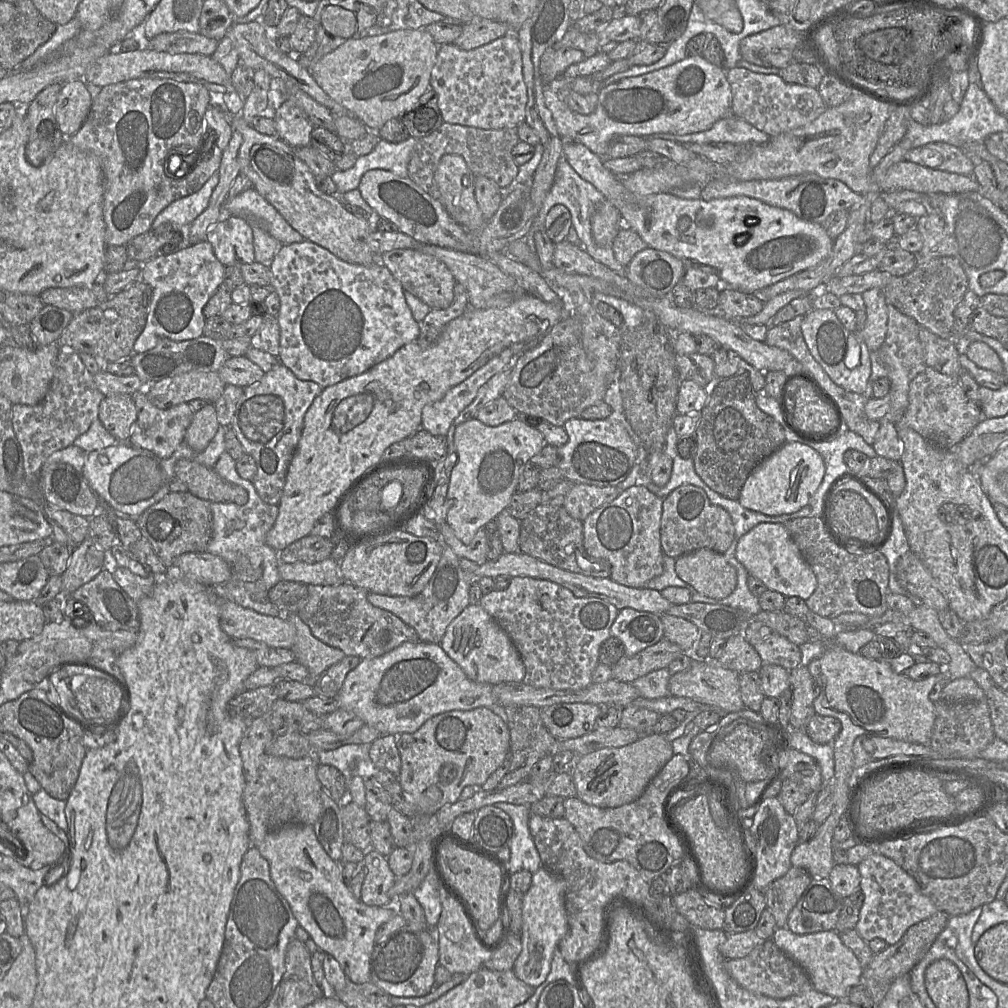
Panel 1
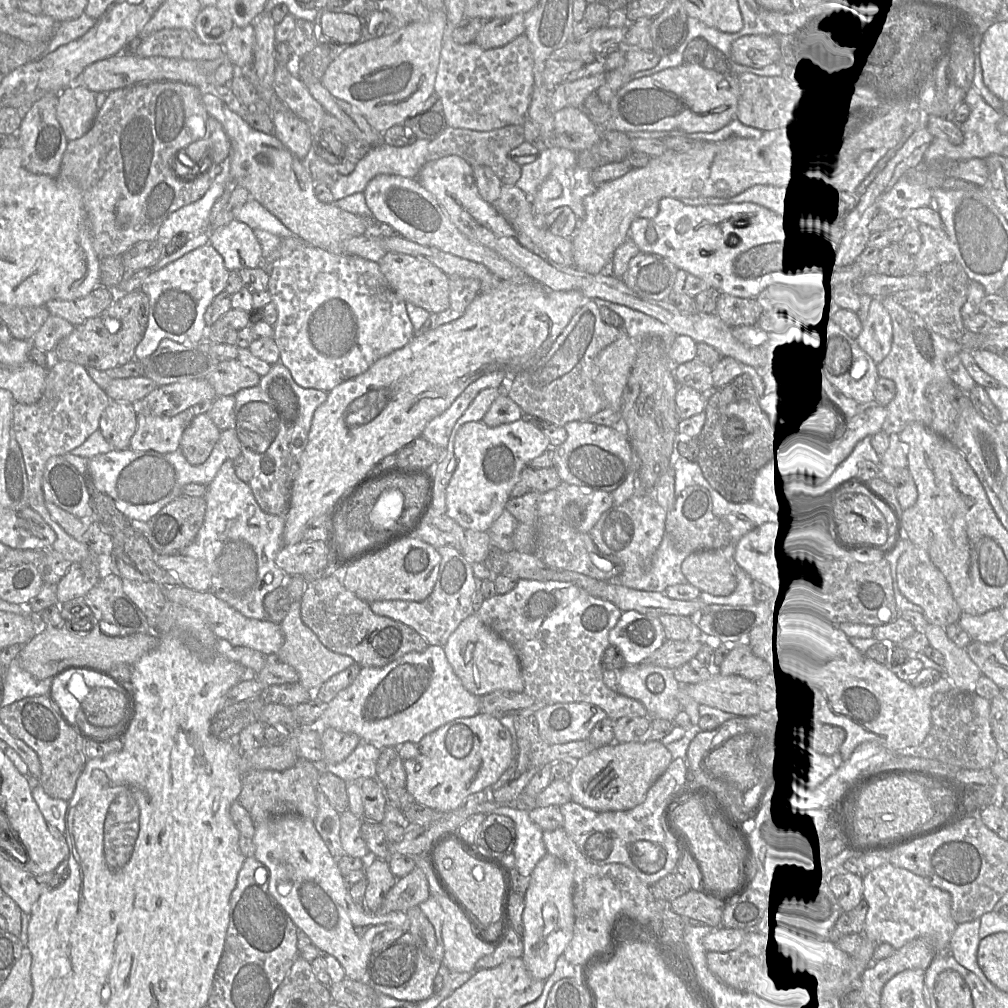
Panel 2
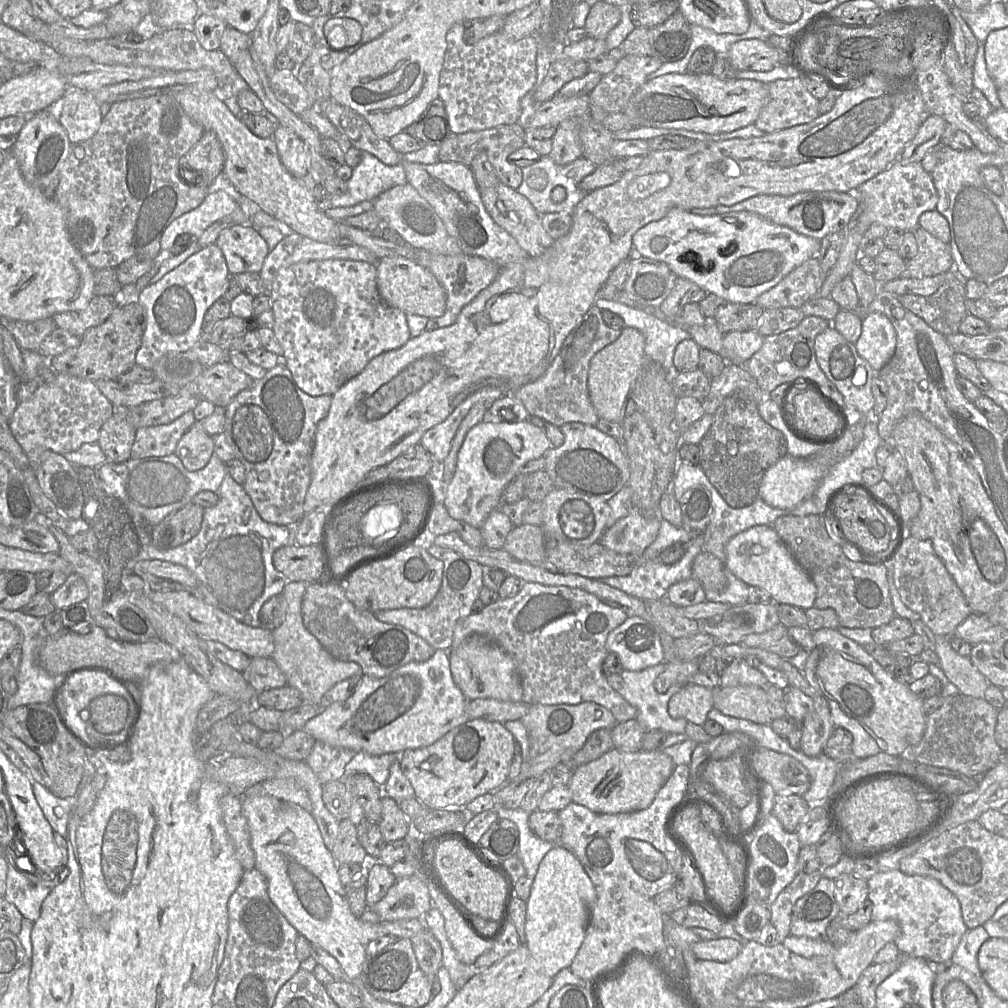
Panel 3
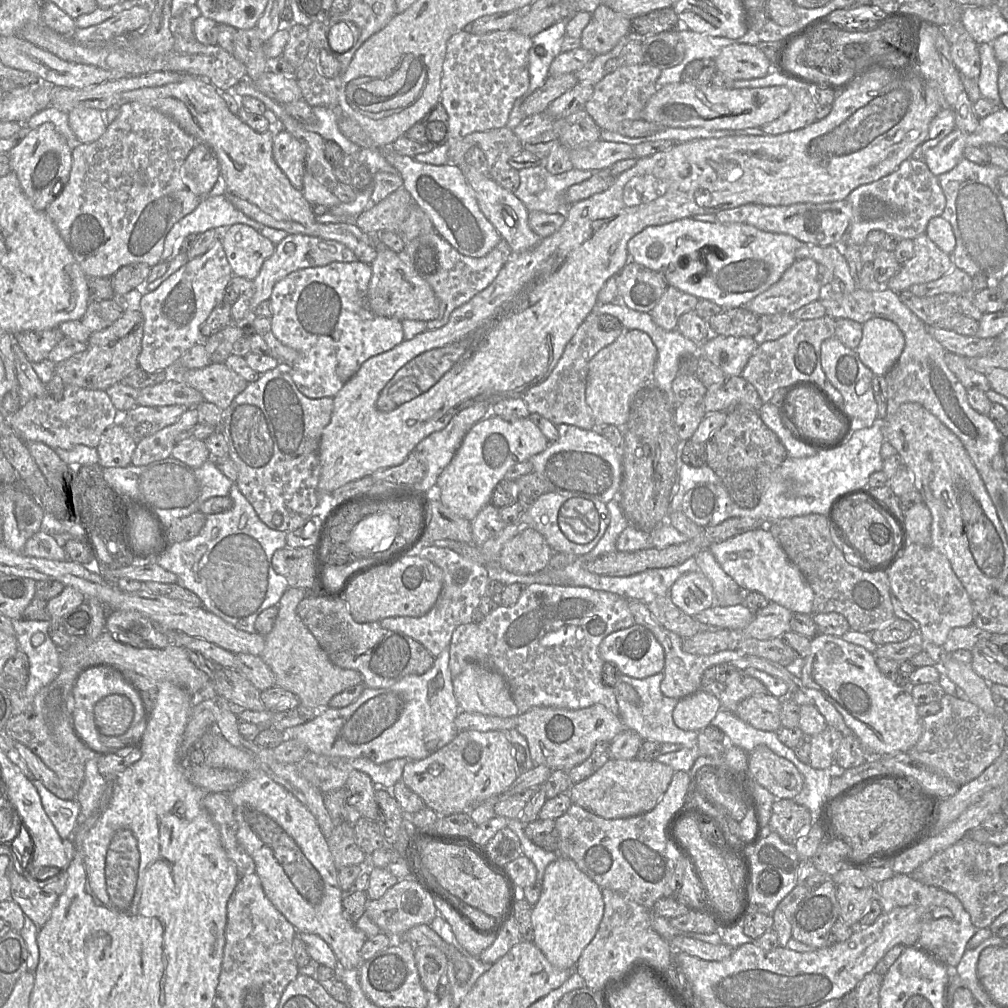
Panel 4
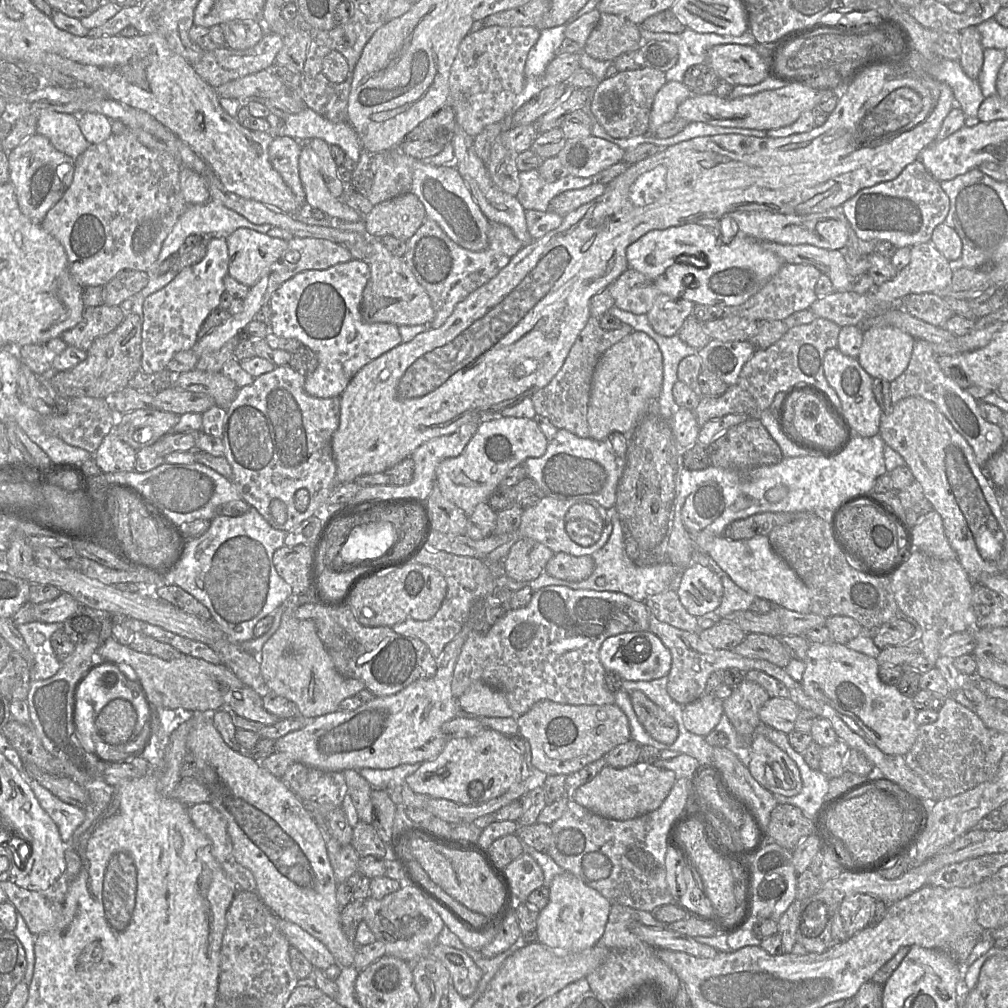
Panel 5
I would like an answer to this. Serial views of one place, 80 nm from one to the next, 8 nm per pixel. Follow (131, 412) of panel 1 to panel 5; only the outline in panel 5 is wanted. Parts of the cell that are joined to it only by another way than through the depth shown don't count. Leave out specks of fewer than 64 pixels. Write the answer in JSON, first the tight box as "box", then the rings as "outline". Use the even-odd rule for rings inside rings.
{"box":[93,431,136,473],"outline":[[[114,431],[104,437],[93,456],[104,473],[135,470],[136,450],[122,441]]]}

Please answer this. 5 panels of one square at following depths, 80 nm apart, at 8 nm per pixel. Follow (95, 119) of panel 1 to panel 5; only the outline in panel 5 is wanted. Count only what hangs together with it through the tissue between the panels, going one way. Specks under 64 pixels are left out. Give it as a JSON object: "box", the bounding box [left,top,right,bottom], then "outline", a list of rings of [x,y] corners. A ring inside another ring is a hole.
{"box":[42,126,188,287],"outline":[[[125,126],[121,134],[90,146],[74,160],[70,186],[47,212],[42,228],[63,246],[72,278],[82,287],[104,286],[123,270],[147,272],[163,241],[188,207],[180,188],[180,160],[167,151],[150,149]]]}

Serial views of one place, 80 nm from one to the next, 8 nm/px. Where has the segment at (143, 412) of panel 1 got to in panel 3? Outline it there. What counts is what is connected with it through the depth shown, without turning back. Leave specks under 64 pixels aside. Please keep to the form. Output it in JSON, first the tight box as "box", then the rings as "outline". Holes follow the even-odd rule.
{"box":[130,410,195,458],"outline":[[[191,410],[169,424],[138,428],[130,451],[131,458],[161,457],[174,453],[180,438],[195,422]]]}

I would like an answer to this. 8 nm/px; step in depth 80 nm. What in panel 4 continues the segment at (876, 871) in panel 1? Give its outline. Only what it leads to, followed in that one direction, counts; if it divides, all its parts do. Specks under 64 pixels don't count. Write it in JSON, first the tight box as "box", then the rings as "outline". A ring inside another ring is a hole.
{"box":[874,874,977,967],"outline":[[[894,874],[889,879],[874,884],[876,898],[881,904],[883,913],[888,913],[896,907],[909,905],[923,908],[921,934],[915,947],[946,966],[957,967],[967,949],[969,940],[977,931],[961,901],[950,892],[923,884],[906,874]]]}

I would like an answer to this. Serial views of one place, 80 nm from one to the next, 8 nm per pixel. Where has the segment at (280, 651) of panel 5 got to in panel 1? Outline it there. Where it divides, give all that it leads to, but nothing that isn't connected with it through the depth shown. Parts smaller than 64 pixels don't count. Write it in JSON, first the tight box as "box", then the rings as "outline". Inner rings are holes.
{"box":[284,613,346,680],"outline":[[[297,613],[284,615],[295,627],[296,637],[291,650],[295,655],[295,661],[304,665],[310,675],[310,680],[316,680],[330,666],[341,661],[346,654],[338,648],[331,647],[312,634]]]}

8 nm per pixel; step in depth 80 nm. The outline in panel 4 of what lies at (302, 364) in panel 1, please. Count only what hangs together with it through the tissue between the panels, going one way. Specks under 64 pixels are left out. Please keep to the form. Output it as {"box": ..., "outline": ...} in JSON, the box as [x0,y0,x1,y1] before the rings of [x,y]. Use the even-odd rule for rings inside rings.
{"box":[269,260,404,399],"outline":[[[356,260],[353,262],[332,262],[326,266],[297,270],[290,273],[274,285],[269,299],[272,310],[271,332],[282,344],[297,351],[298,358],[291,365],[292,379],[298,390],[306,397],[311,399],[324,397],[333,398],[341,390],[344,384],[355,375],[366,360],[383,352],[389,351],[404,341],[404,332],[401,320],[378,316],[367,307],[367,292],[371,277],[371,265]]]}

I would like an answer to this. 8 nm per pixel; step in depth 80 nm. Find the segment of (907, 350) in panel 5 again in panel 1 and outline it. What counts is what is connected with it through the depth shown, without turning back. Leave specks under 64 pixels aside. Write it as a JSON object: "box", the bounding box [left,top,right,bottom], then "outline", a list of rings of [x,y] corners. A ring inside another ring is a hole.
{"box":[860,288,888,351],"outline":[[[880,288],[869,289],[862,293],[865,304],[866,322],[860,336],[868,349],[877,351],[883,345],[888,323],[885,294]]]}

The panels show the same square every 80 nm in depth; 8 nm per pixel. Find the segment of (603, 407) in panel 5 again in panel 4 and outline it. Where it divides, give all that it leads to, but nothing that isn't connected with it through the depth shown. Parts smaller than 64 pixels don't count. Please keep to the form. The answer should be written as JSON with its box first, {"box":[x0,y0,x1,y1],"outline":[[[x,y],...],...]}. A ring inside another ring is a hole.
{"box":[586,330,657,428],"outline":[[[624,330],[610,345],[600,350],[590,361],[587,376],[586,402],[590,407],[595,428],[607,425],[623,428],[629,418],[635,394],[653,382],[657,348],[652,339],[640,330]]]}

